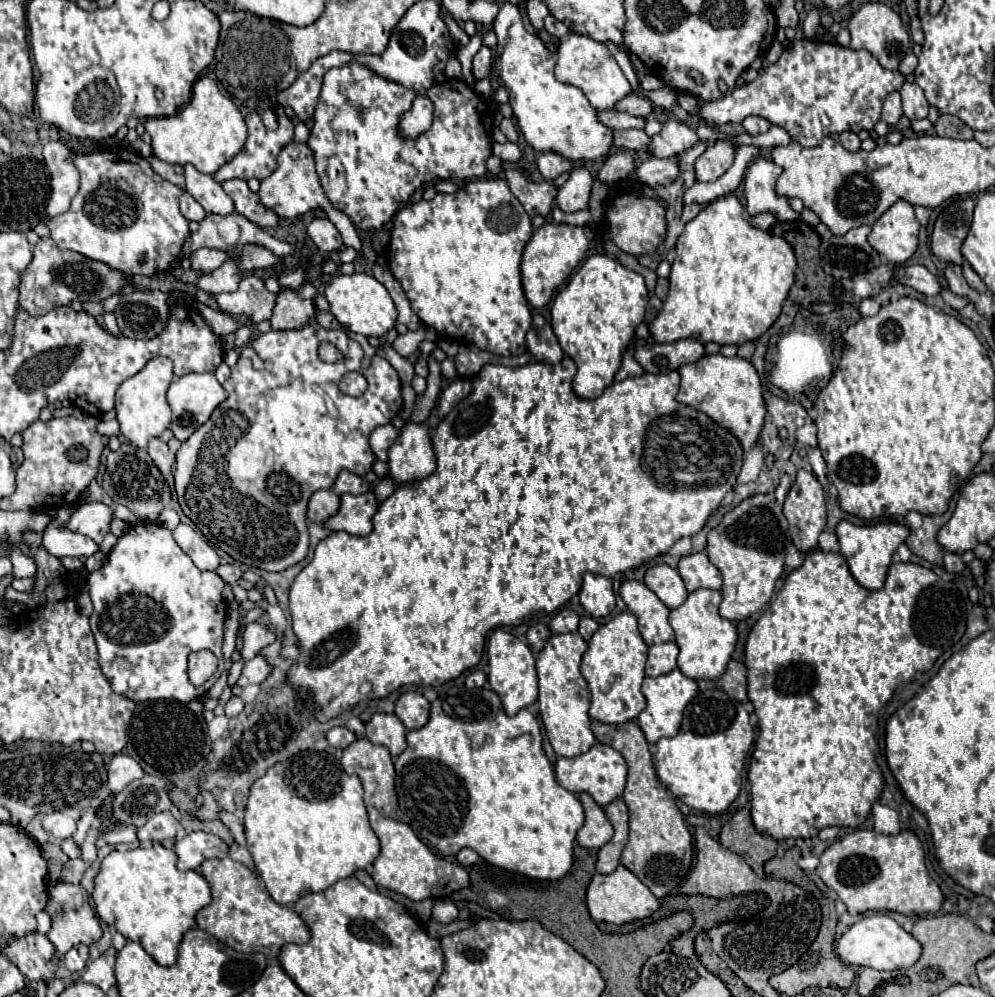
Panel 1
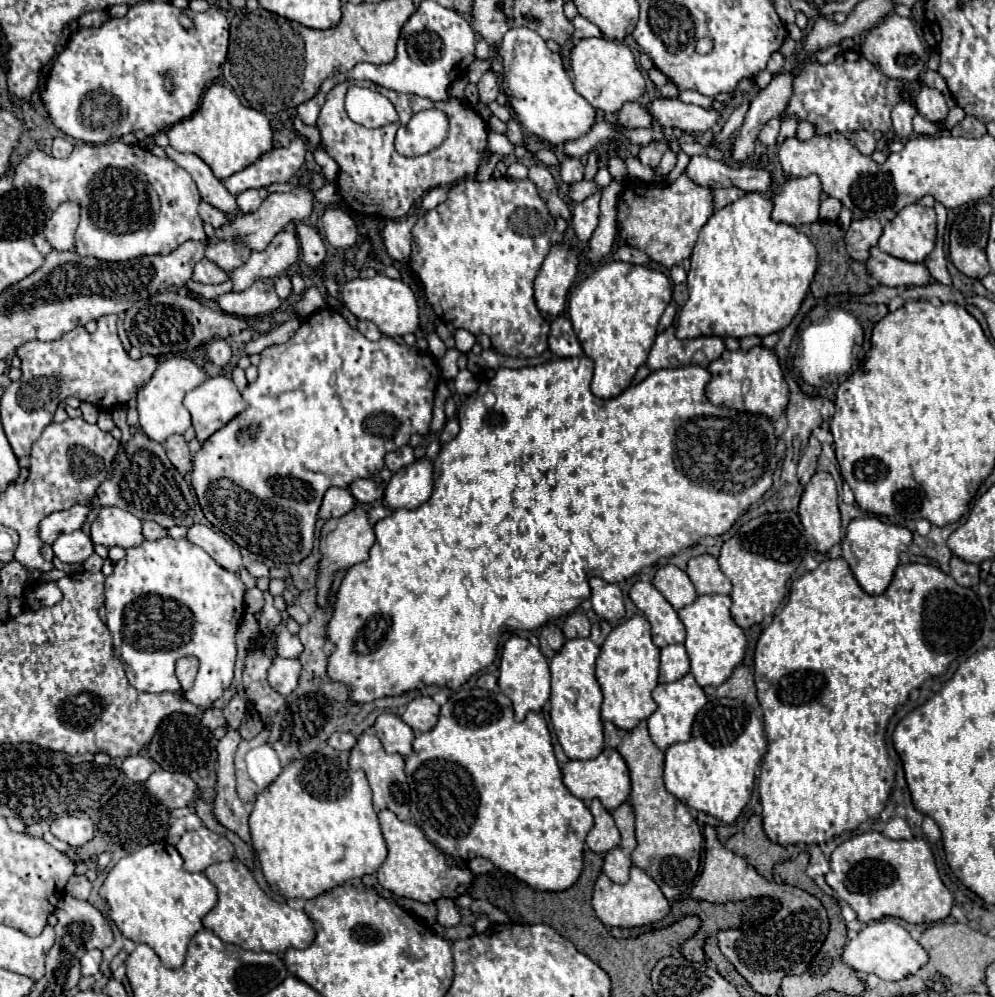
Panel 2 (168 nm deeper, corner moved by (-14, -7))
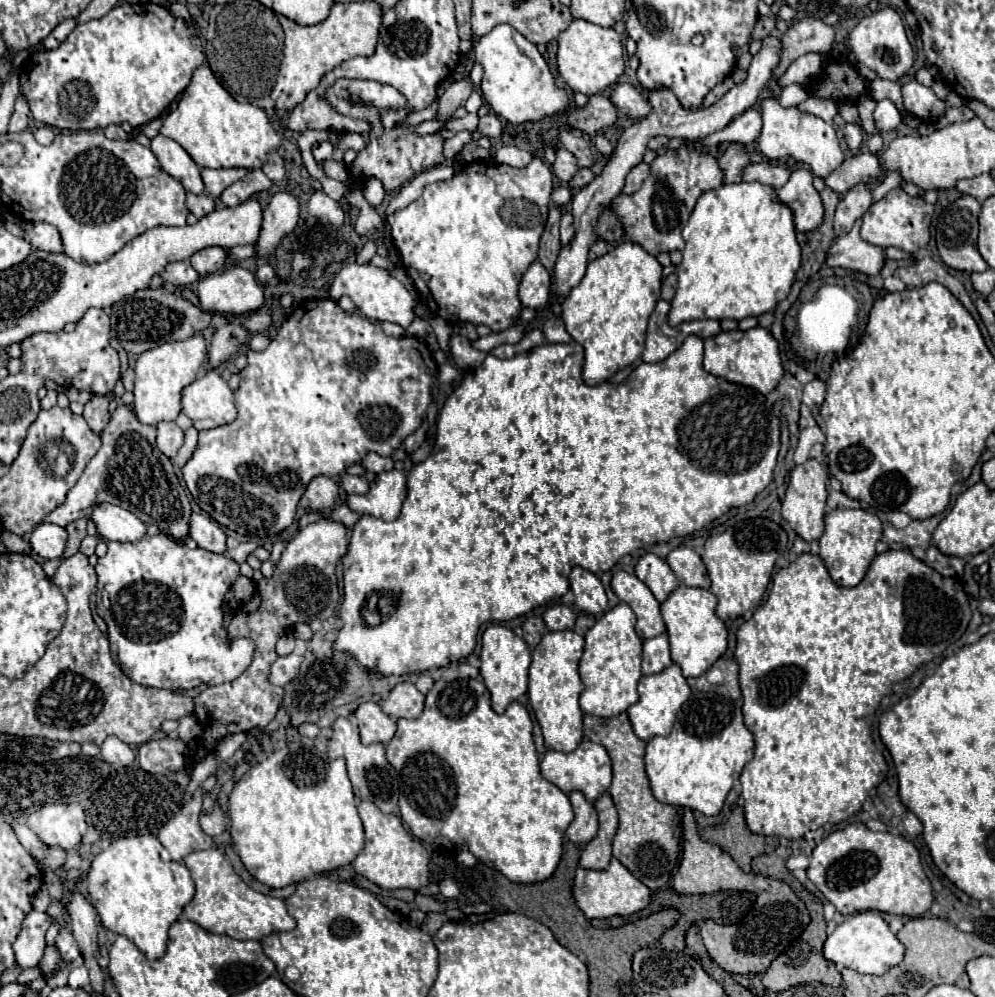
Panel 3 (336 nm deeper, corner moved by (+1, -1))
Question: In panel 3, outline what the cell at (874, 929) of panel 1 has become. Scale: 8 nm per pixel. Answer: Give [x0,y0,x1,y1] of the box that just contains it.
[823,912,905,974]

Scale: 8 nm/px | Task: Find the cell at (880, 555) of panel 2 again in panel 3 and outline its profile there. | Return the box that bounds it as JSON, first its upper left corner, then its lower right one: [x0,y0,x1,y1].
[819,508,883,586]

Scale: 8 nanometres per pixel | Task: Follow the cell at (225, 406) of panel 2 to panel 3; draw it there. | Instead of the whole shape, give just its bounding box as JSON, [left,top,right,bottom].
[183,370,237,430]

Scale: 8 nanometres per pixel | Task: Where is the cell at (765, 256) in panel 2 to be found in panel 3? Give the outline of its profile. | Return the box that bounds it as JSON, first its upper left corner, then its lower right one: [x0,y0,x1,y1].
[669,182,801,326]

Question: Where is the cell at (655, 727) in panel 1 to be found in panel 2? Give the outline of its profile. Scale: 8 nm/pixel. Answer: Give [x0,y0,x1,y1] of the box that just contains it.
[648,674,706,750]

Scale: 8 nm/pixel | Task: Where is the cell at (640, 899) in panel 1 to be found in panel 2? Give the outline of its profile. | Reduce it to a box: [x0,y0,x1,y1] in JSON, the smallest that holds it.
[592,866,670,928]

